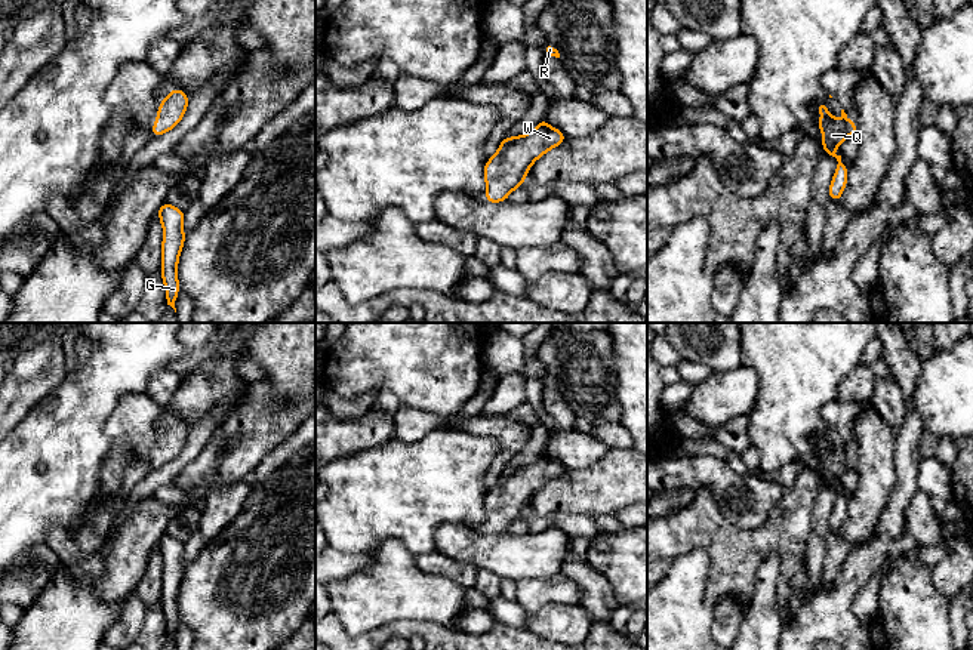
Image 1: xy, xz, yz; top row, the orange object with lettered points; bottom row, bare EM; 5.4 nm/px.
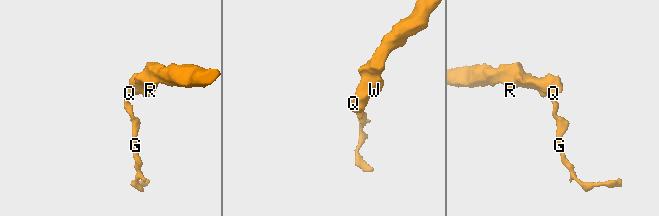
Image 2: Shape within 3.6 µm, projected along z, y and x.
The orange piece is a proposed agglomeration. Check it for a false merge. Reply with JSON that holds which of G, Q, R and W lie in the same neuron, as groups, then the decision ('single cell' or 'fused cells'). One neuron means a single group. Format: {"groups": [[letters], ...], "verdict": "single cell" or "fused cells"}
{"groups": [["G", "Q", "R", "W"]], "verdict": "single cell"}

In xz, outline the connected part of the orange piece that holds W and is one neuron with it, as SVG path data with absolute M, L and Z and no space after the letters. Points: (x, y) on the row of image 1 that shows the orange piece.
M545 118L529 133L506 136L496 154L484 163L487 203L506 201L508 195L523 185L532 164L564 141L564 133L551 127Z

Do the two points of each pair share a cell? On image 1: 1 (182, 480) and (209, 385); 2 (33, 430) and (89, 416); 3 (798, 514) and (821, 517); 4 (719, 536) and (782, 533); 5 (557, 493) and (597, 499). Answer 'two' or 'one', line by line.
1: two
2: one
3: two
4: one
5: one

